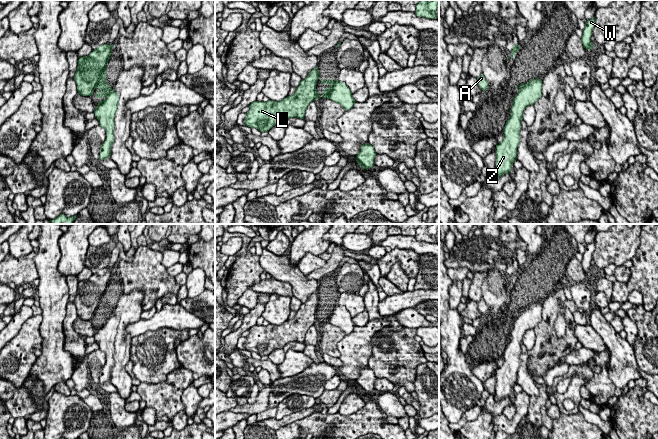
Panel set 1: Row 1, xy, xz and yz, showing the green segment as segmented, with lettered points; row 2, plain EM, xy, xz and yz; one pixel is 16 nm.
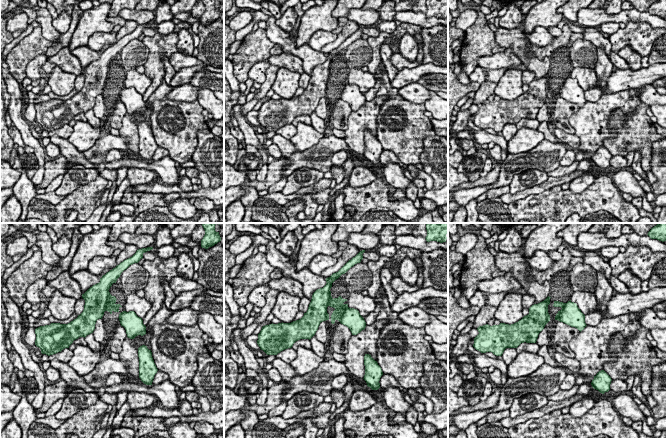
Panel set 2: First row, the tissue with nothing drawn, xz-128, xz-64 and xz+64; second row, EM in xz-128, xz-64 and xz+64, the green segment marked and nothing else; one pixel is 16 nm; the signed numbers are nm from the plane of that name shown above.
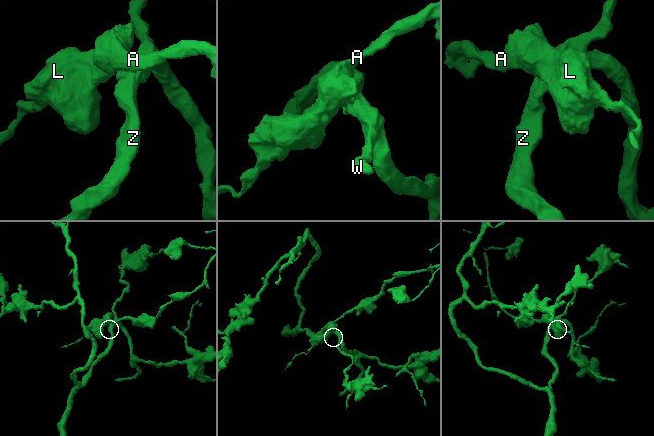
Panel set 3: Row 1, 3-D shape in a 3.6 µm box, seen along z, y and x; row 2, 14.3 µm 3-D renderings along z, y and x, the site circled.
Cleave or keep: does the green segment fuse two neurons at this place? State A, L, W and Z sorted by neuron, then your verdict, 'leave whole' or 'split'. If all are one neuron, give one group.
groups A L / W Z; split

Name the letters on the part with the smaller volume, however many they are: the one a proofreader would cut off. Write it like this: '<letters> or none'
A, L

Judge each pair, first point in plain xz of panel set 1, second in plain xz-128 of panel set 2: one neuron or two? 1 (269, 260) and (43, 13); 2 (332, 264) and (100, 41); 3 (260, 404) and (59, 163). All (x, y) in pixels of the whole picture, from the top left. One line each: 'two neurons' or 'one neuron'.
1: one neuron
2: two neurons
3: one neuron

